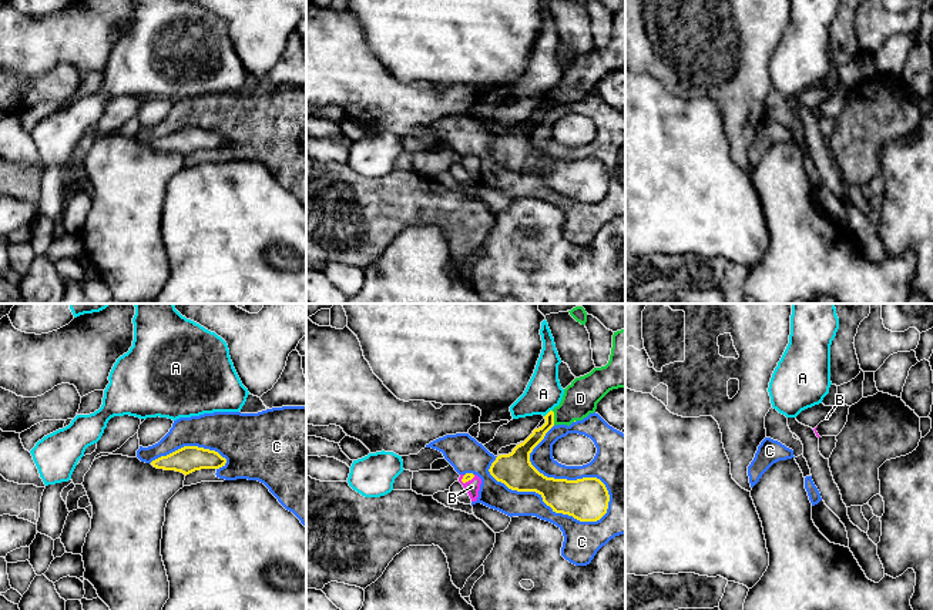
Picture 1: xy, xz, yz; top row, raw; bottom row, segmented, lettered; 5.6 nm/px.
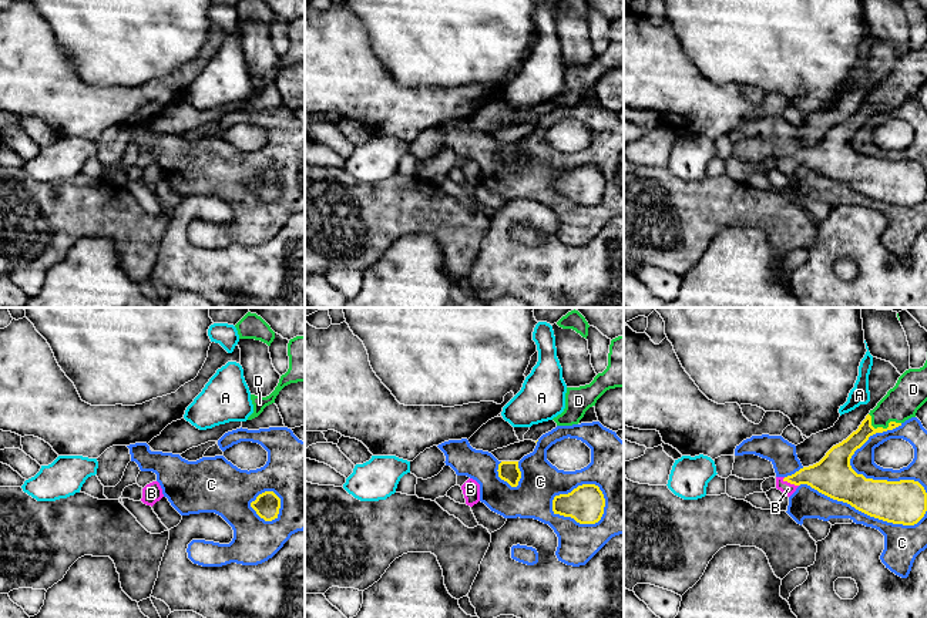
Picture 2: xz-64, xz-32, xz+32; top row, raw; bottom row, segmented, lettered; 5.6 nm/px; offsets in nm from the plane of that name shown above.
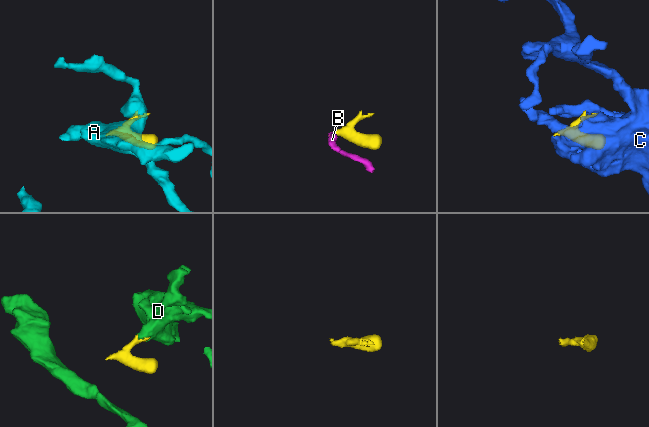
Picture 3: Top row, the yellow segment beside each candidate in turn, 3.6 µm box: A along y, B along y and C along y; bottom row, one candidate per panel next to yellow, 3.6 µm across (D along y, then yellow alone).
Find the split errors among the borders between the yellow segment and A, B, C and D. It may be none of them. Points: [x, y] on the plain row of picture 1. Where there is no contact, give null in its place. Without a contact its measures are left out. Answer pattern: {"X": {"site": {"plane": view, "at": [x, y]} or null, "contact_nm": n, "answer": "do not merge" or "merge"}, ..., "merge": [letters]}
{"A": {"site": {"plane": "xz", "at": [547, 94]}, "contact_nm": 60, "answer": "do not merge"}, "B": {"site": {"plane": "xz", "at": [467, 161]}, "contact_nm": 90, "answer": "merge"}, "C": {"site": {"plane": "xz", "at": [546, 184]}, "contact_nm": 700, "answer": "do not merge"}, "D": {"site": {"plane": "xz", "at": [553, 99]}, "contact_nm": 80, "answer": "merge"}, "merge": ["B", "D"]}

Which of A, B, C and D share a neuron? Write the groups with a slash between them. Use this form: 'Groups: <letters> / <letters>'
Groups: A / B D / C

